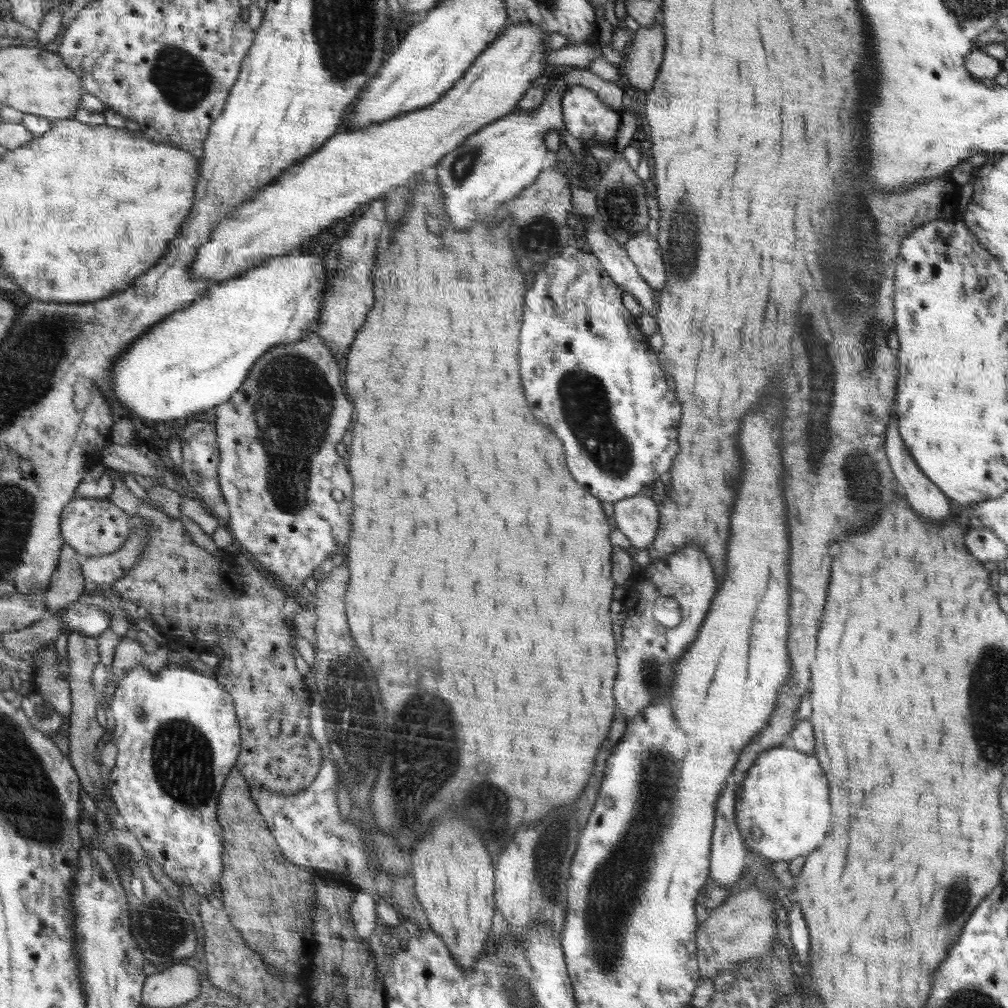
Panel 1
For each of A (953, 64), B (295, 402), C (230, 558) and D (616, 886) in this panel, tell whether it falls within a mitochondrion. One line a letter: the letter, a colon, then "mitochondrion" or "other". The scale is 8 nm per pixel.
A: other
B: mitochondrion
C: other
D: mitochondrion

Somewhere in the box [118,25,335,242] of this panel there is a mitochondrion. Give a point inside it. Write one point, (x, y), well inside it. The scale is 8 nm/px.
(183, 80)

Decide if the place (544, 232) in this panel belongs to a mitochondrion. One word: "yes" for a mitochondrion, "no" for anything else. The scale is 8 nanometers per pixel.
yes

